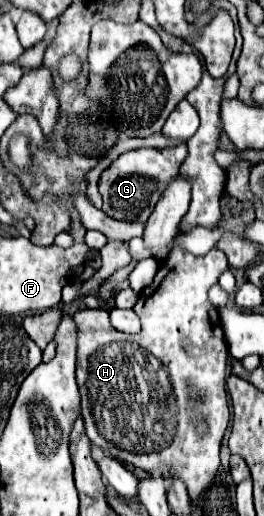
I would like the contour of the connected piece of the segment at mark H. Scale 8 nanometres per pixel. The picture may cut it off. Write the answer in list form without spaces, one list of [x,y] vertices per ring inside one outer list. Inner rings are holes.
[[[175,248],[169,258],[159,266],[159,272],[153,280],[153,284],[141,292],[141,296],[133,310],[139,316],[141,322],[141,332],[139,332],[139,338],[133,338],[133,336],[127,336],[127,334],[121,334],[121,332],[115,332],[115,328],[111,326],[109,322],[109,312],[107,310],[77,310],[75,312],[75,322],[77,322],[77,328],[79,328],[79,340],[77,340],[77,384],[79,384],[79,392],[81,392],[81,414],[83,414],[83,420],[85,420],[85,432],[89,436],[89,440],[93,442],[93,436],[95,434],[101,434],[101,438],[105,440],[105,446],[111,450],[111,456],[117,458],[119,462],[123,464],[131,464],[135,468],[141,468],[149,474],[155,474],[155,476],[169,476],[169,474],[175,474],[179,476],[185,486],[187,486],[187,492],[193,500],[197,500],[197,496],[213,482],[215,474],[217,474],[217,468],[219,468],[219,446],[221,446],[221,438],[229,426],[229,406],[227,406],[227,394],[225,394],[225,378],[227,378],[227,363],[228,363],[228,348],[224,337],[224,332],[219,324],[218,310],[209,302],[207,298],[207,292],[209,288],[219,280],[221,272],[227,270],[227,258],[221,250],[212,248],[205,254],[205,256],[193,256],[189,252],[183,252],[179,248]],[[191,412],[197,412],[207,424],[209,424],[209,434],[199,438],[195,434],[195,426],[191,424]]]

